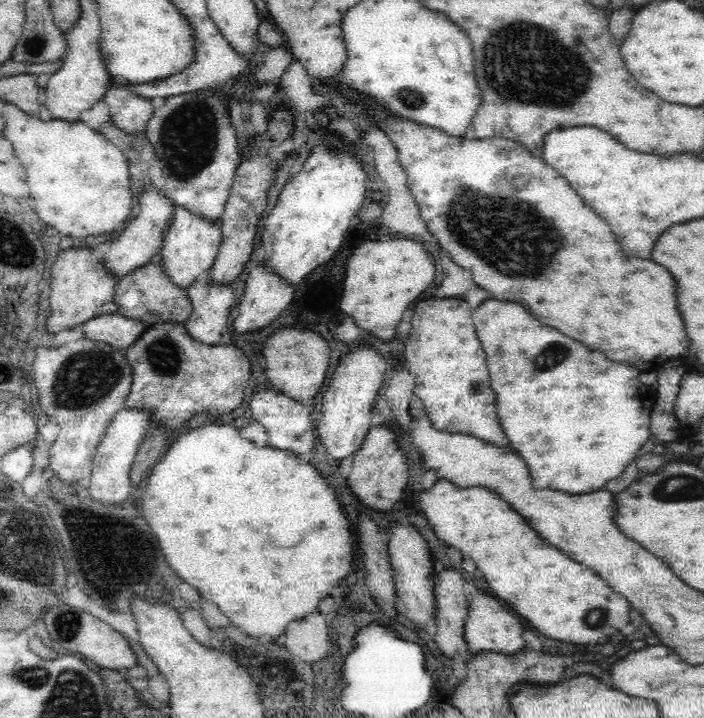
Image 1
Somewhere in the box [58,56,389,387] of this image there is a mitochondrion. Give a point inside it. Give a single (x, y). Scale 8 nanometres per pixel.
(187, 146)

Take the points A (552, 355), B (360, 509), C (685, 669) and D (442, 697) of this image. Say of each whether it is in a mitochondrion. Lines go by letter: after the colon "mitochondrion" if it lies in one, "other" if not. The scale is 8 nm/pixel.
A: mitochondrion
B: other
C: other
D: other

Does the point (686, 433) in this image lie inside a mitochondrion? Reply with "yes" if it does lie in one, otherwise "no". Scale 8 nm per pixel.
no

